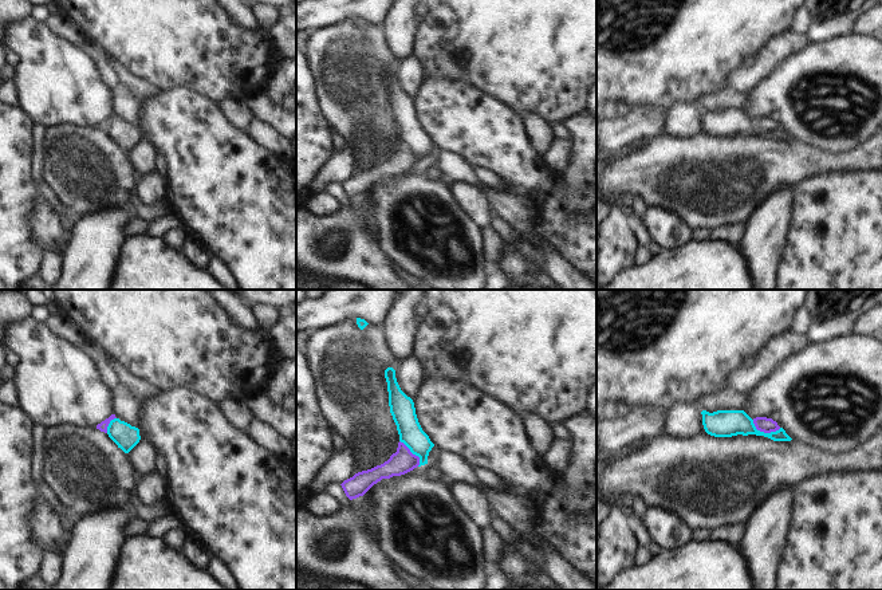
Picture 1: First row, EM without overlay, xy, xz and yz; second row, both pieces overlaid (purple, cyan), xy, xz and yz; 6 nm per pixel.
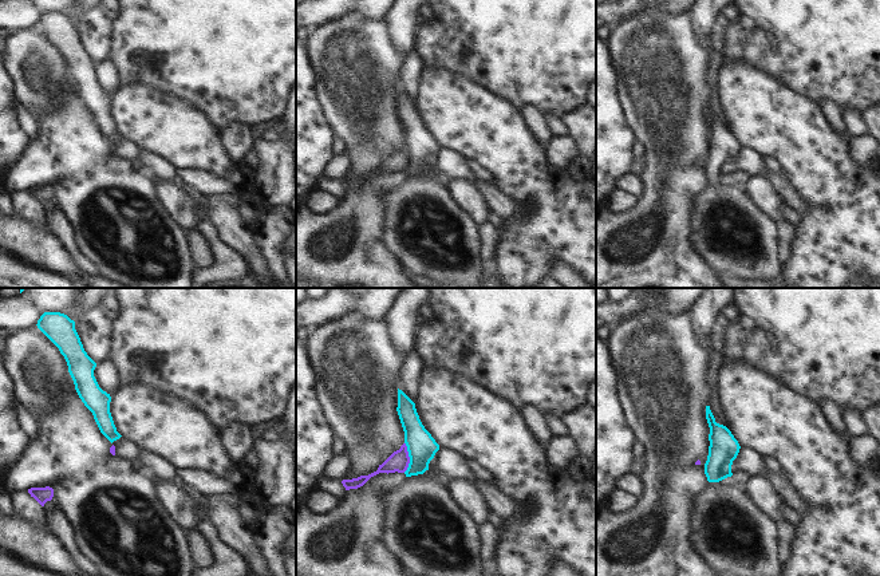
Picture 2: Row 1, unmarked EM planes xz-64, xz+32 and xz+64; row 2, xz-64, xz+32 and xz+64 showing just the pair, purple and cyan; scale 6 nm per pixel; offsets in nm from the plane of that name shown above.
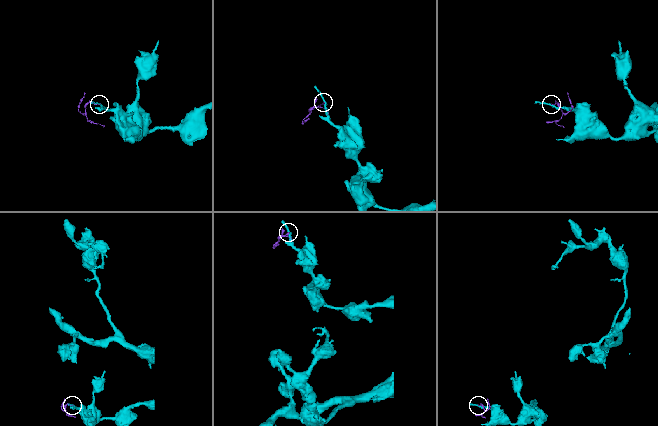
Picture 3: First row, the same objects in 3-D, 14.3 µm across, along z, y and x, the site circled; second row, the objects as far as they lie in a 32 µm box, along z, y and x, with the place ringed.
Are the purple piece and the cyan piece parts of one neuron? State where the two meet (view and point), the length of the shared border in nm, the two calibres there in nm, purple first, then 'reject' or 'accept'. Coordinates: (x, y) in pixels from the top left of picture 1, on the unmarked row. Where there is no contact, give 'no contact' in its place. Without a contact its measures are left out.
contact yz (764, 132); length 180 nm; calibres 90 and 160 nm; reject

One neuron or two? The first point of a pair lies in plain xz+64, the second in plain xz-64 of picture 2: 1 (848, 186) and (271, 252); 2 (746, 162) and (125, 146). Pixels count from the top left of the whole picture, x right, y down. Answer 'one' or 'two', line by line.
1: two
2: two

